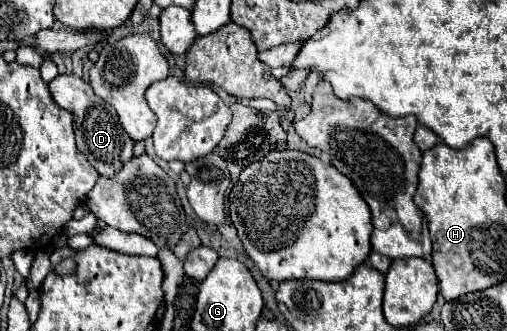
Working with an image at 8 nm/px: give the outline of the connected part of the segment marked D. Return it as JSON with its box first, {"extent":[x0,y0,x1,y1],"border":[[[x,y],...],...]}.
{"extent":[50,74,132,176],"border":[[[60,74],[50,82],[50,92],[52,98],[56,100],[58,106],[62,106],[64,110],[72,112],[74,116],[74,132],[76,132],[76,146],[78,150],[88,158],[88,162],[106,176],[114,176],[122,164],[132,156],[132,138],[126,134],[126,130],[120,126],[118,116],[114,114],[112,106],[106,106],[106,102],[102,102],[102,98],[98,98],[92,90],[92,86],[74,76],[74,74]]]}

